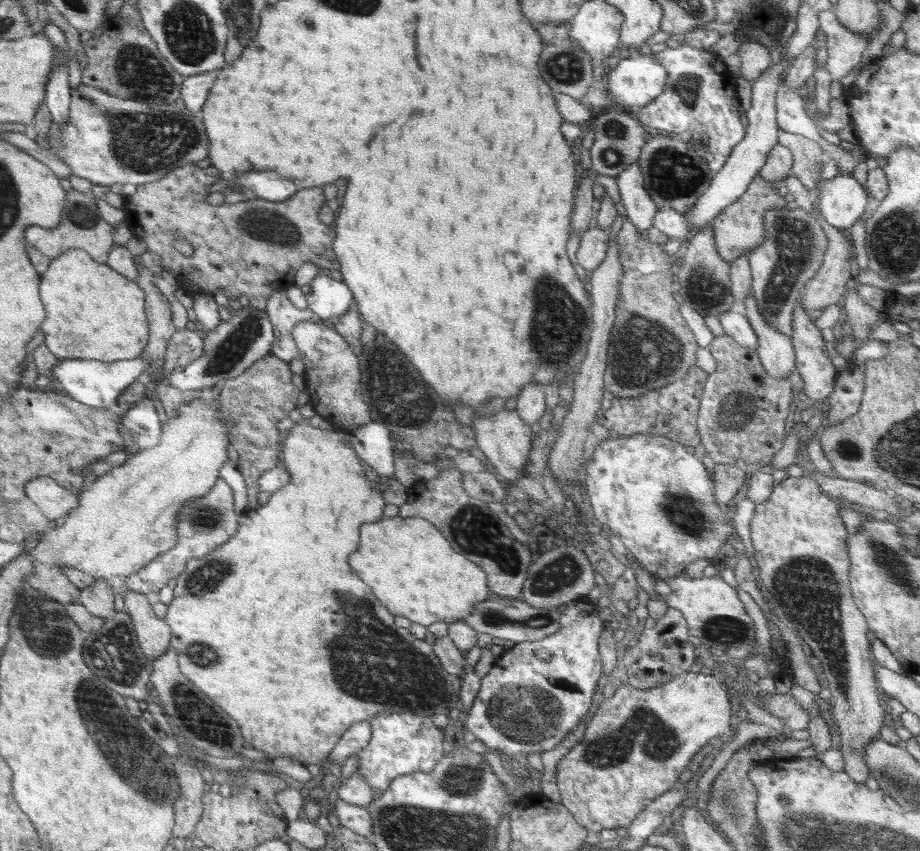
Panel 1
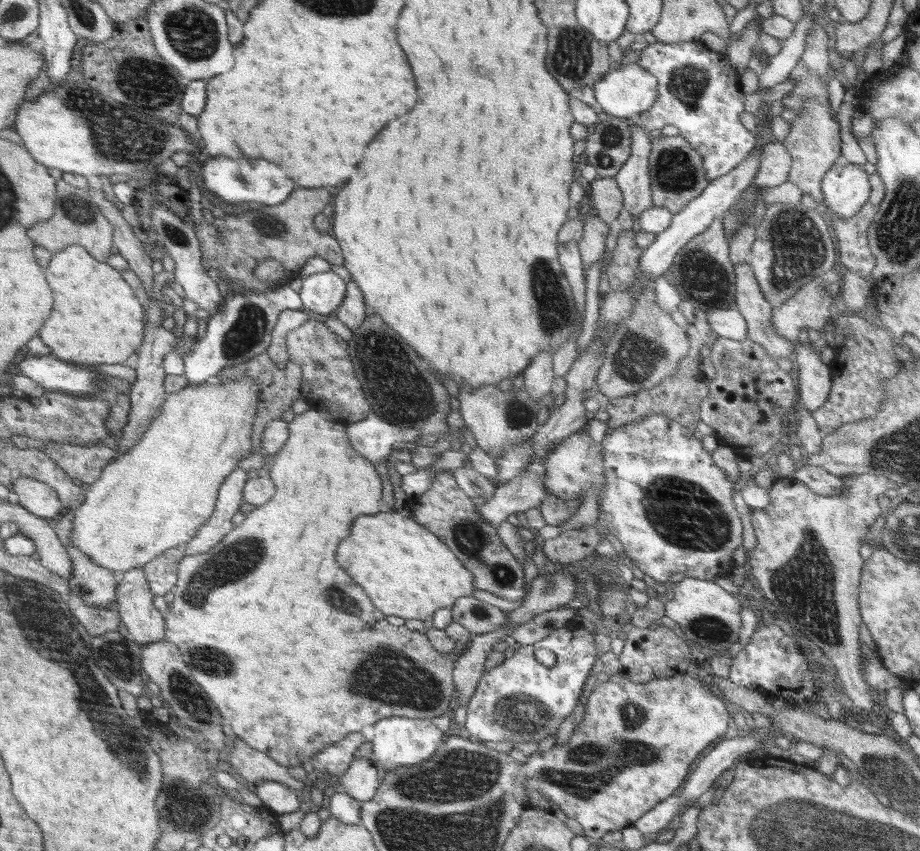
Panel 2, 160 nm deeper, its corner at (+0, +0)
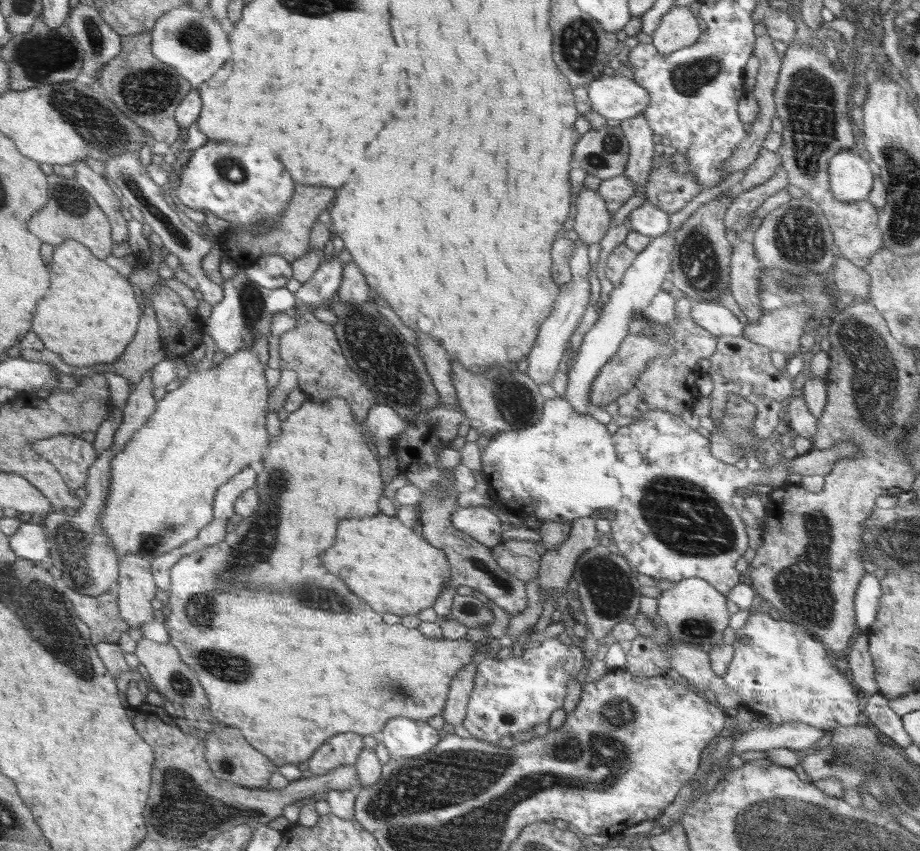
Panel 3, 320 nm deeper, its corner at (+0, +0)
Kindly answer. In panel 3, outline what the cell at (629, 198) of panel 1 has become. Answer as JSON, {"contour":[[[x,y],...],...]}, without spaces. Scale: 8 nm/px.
{"contour":[[[644,115],[621,120],[619,126],[629,145],[629,157],[624,175],[635,186],[634,196],[644,196],[652,168],[654,148],[656,148],[653,140],[654,133],[646,124]]]}

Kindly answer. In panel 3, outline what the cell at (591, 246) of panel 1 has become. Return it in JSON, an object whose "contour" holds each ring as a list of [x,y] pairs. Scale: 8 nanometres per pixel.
{"contour":[[[584,188],[574,204],[574,226],[579,239],[586,246],[599,240],[610,227],[611,214],[606,210],[602,196],[598,191]]]}

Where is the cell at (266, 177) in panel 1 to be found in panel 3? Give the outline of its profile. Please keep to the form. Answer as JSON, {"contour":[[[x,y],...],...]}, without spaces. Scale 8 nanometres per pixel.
{"contour":[[[206,142],[192,151],[190,160],[180,170],[176,194],[179,201],[195,211],[208,211],[239,228],[255,228],[262,220],[279,216],[290,206],[294,180],[282,162],[270,156],[268,146],[240,146],[234,142]]]}

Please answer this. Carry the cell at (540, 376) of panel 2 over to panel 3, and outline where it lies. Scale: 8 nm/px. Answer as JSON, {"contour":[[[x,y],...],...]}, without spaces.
{"contour":[[[574,238],[574,241],[575,249],[569,260],[569,269],[571,270],[572,278],[570,282],[564,283],[561,286],[556,305],[553,306],[553,312],[546,317],[544,324],[540,328],[536,345],[527,355],[528,368],[526,374],[539,385],[552,382],[554,374],[559,370],[558,368],[562,366],[561,360],[566,345],[570,342],[570,336],[572,336],[578,328],[591,295],[589,274],[593,266],[590,265],[590,260],[588,259],[587,246],[585,242],[582,242],[580,239],[577,240],[577,238]]]}

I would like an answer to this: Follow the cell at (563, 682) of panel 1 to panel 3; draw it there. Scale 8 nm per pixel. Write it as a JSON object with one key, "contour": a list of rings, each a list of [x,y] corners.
{"contour":[[[556,637],[528,645],[521,656],[508,659],[486,656],[475,668],[474,690],[462,726],[474,738],[489,743],[496,743],[506,734],[530,730],[536,724],[548,721],[554,710],[563,708],[568,682],[582,679],[587,666],[583,648],[576,640],[564,645]]]}

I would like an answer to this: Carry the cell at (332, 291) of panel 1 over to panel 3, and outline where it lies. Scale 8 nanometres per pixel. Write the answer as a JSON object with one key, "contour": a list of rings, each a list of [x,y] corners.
{"contour":[[[334,257],[327,263],[321,263],[315,274],[302,283],[302,286],[295,292],[295,298],[312,307],[326,306],[330,299],[336,298],[342,273],[343,268],[338,257]]]}

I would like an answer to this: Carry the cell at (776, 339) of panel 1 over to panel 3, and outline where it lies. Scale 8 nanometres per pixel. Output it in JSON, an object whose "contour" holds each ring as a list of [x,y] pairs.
{"contour":[[[750,236],[733,244],[730,261],[729,286],[734,300],[754,324],[763,314],[758,281],[763,270],[763,262],[756,256]]]}

